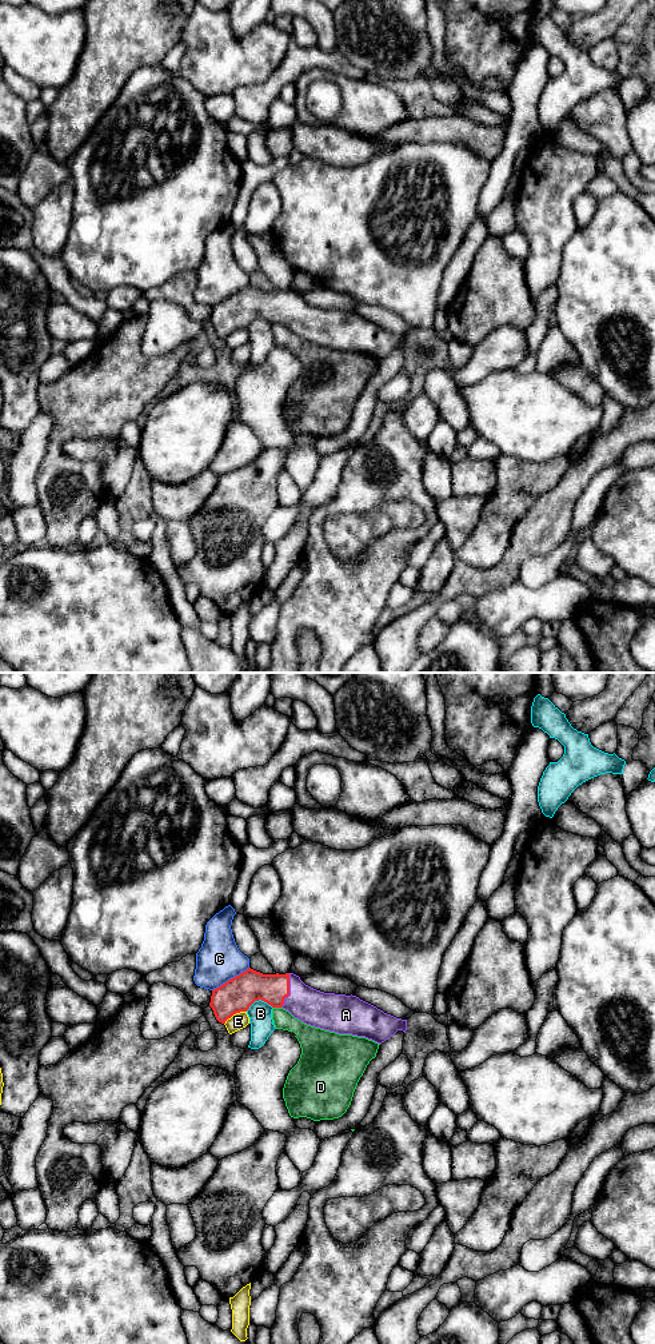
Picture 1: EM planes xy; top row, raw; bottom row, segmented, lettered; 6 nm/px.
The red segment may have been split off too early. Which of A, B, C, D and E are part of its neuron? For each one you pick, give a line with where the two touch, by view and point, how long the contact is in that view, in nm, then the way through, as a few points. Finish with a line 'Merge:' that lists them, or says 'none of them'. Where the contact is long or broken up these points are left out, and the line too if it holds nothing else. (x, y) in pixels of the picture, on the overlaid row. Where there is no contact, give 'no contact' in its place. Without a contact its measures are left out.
A: xy (288, 990) | 220 nm | across xy (248, 986), (288, 990), (303, 1002), (315, 1008)
Merge: A

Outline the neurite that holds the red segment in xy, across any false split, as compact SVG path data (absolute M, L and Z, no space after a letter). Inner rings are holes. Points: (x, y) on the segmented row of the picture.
M251 968L213 989L209 1006L216 1020L225 1024L259 1000L288 1010L307 1025L378 1044L398 1030L407 1030L407 1020L387 1014L356 996L316 990L293 973L263 974Z

